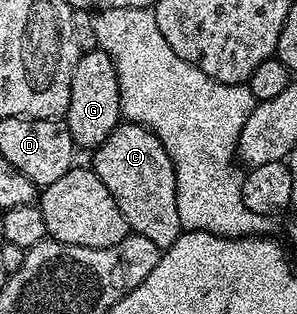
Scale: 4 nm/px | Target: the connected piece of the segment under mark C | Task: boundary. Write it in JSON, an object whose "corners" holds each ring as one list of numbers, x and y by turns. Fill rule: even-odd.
{"corners":[[124,121,112,130,101,147,95,148,93,155,96,156,90,160,90,166,110,189,114,201,118,201,118,209,122,209,129,228,154,241,161,249,172,247,182,234,176,200,176,170,160,138,147,127]]}

